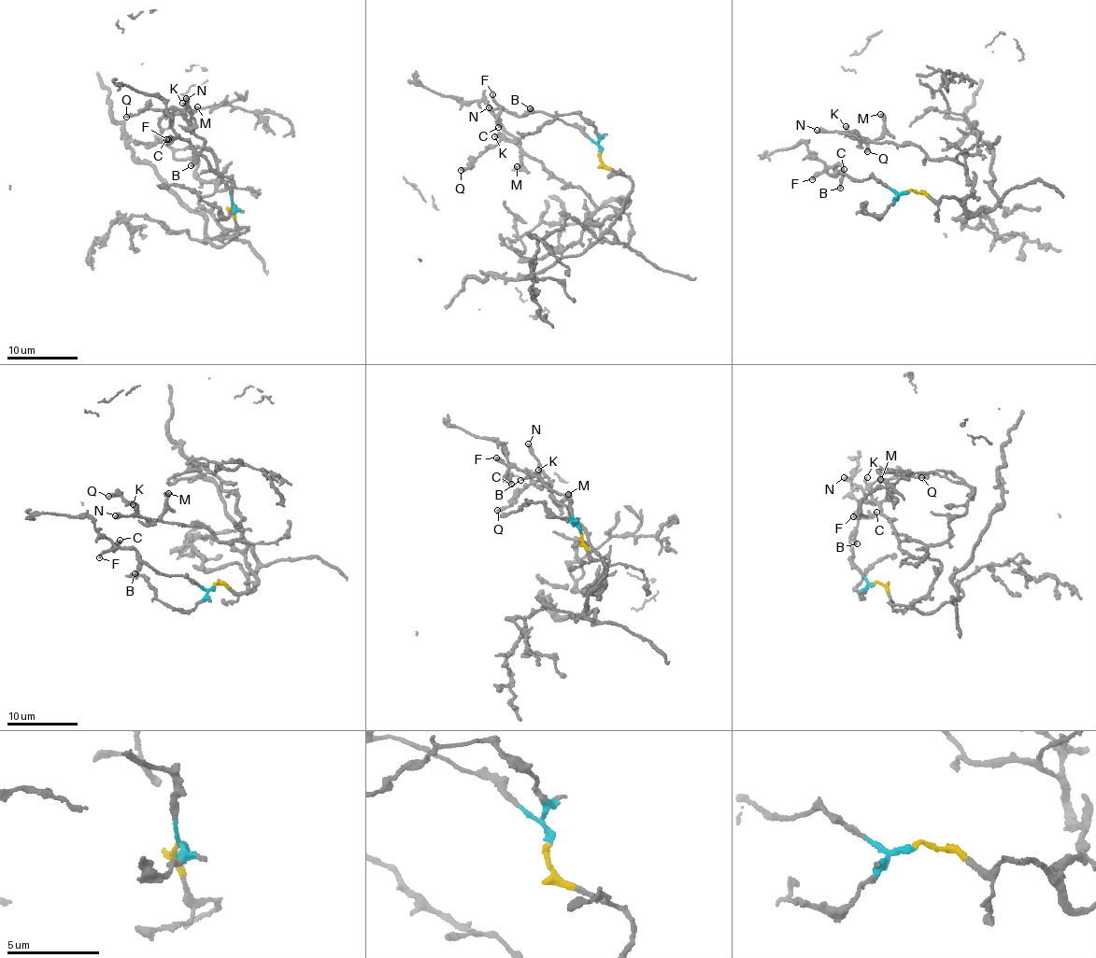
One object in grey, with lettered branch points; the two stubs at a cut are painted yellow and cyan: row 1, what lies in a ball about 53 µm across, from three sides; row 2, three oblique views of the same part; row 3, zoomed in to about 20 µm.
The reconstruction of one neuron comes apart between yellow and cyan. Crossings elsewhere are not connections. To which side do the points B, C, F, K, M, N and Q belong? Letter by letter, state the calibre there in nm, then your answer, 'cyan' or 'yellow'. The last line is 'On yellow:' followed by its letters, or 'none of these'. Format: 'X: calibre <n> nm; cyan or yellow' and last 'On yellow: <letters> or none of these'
B: calibre 220 nm; cyan
C: calibre 320 nm; cyan
F: calibre 240 nm; cyan
K: calibre 280 nm; yellow
M: calibre 280 nm; yellow
N: calibre 400 nm; yellow
Q: calibre 280 nm; yellow
On yellow: K, M, N, Q

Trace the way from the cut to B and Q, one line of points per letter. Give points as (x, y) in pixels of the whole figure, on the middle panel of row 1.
B: (602, 153), (596, 144), (575, 127), (530, 108)
Q: (601, 153), (632, 193), (584, 223), (594, 212), (582, 189), (515, 143), (461, 170)

